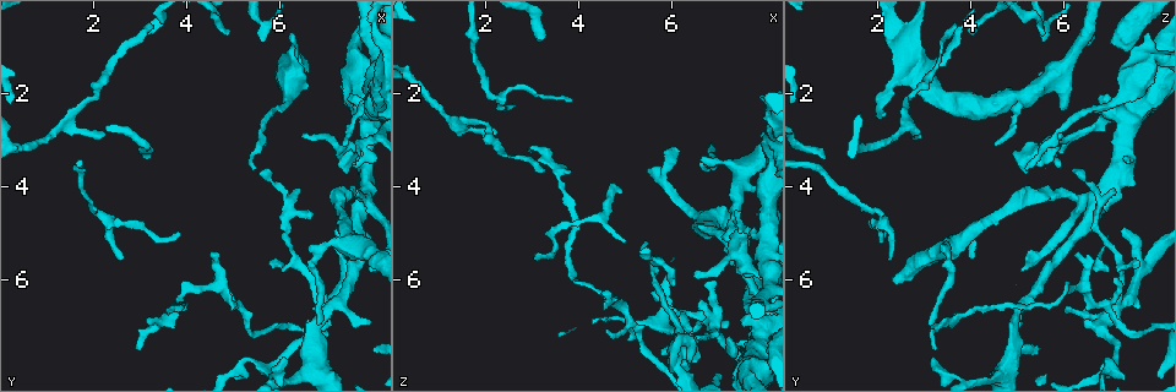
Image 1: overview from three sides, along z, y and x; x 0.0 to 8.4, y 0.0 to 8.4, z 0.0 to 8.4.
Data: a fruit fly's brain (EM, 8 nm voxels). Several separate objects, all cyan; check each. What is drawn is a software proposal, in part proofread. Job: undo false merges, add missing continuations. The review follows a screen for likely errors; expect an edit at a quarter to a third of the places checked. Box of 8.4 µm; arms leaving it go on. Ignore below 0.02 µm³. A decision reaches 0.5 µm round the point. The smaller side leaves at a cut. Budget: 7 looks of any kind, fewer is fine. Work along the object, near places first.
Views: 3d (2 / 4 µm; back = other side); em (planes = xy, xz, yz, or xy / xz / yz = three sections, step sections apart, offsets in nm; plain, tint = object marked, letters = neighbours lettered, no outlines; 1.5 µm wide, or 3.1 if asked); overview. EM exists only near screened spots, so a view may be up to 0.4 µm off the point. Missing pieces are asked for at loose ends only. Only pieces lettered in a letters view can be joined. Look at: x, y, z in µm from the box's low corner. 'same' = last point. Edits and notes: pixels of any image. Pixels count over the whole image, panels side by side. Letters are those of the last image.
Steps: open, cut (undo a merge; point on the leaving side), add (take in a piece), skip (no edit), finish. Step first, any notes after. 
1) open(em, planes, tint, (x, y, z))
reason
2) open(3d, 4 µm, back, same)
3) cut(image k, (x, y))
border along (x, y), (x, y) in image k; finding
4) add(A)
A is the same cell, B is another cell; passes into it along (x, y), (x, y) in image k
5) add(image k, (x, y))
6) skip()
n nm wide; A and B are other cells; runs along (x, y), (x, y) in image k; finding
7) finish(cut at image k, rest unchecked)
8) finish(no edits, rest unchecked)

open(3d, 4 µm, (7.45, 3.35, 5.50))
sharp bend

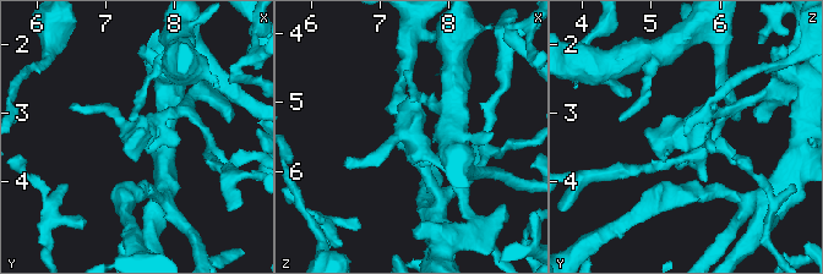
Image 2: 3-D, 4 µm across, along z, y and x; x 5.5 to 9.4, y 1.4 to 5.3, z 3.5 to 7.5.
open(em, yz, step 4, plain, (7.40, 3.30, 5.45))

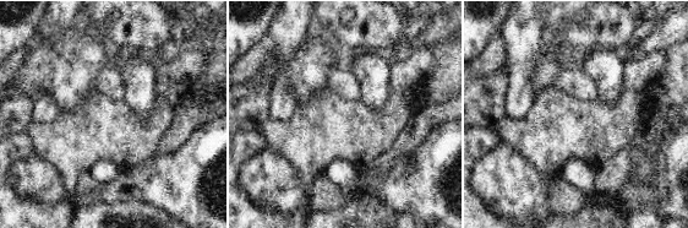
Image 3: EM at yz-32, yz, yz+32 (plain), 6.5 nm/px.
open(em, yz, step 4, letters, same)
what lies round it

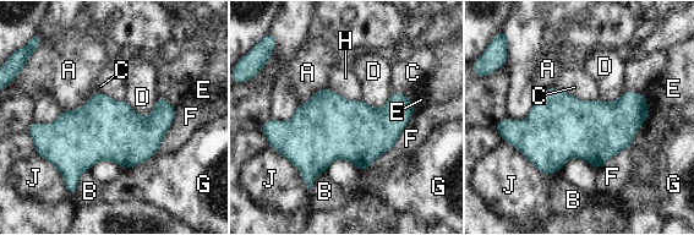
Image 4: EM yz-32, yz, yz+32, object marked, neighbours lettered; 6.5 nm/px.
skip()
400 nm wide; A, B, C, D, E, F, G, H and J are other cells; all the same neuron

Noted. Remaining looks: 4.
open(3d, 4 µm, back, (2.60, 5.60, 2.25))
tapers out

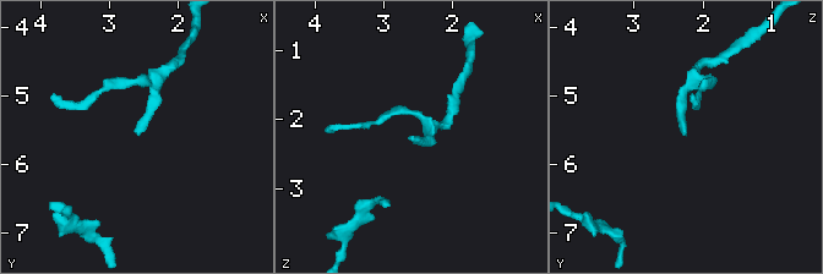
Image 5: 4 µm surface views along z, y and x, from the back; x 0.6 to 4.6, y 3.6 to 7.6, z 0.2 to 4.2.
open(em, yz, step 8, letters, (2.60, 5.60, 2.30))
now the EM

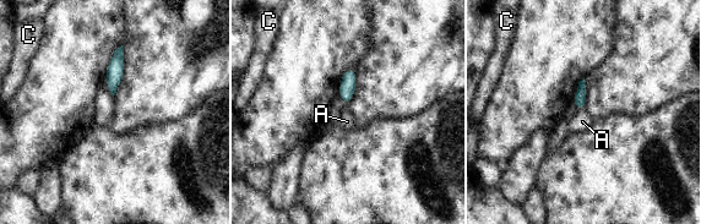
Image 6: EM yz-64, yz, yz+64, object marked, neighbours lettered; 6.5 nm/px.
open(em, xy, step 8, letters, same)

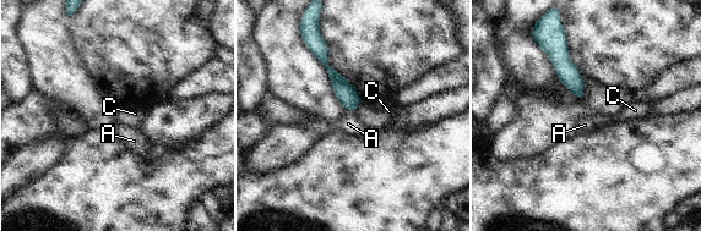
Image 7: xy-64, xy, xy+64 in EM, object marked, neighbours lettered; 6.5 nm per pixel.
add(A)
C touches over 80 nm; A is the same cell, C is another cell; passes into it along (344, 92), (349, 111), (348, 124) in image 7; the neuron continues

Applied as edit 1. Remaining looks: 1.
finish(add at image 7, rest unchecked)

